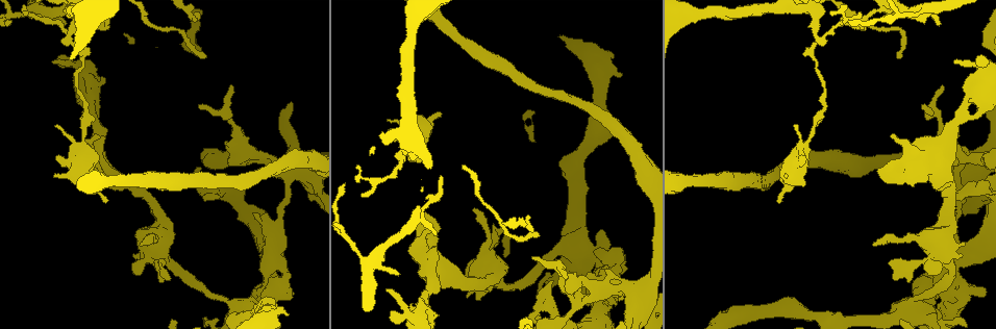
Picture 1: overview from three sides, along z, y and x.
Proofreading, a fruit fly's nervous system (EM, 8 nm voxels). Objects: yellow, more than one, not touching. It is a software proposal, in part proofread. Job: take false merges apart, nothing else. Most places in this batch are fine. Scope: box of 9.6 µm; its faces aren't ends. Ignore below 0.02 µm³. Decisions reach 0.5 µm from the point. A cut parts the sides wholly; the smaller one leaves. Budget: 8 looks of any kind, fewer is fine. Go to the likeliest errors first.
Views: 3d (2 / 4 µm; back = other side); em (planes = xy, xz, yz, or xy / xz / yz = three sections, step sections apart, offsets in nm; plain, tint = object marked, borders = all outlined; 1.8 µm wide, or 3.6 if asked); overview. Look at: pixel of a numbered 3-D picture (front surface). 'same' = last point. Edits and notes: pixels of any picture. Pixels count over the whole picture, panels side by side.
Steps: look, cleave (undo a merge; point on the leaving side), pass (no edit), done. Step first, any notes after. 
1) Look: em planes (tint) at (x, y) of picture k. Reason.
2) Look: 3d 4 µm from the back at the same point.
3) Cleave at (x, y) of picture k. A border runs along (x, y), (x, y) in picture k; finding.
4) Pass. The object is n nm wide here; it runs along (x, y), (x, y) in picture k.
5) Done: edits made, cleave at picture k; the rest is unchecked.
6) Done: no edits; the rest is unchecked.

Look: em 3.6 µm yz step 16 (tint) at (266, 279) of picture 1.

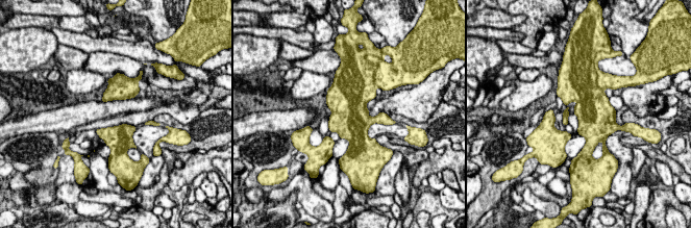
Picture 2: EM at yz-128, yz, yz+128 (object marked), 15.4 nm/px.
Look: em 3.6 µm planes (tint) at the same point.

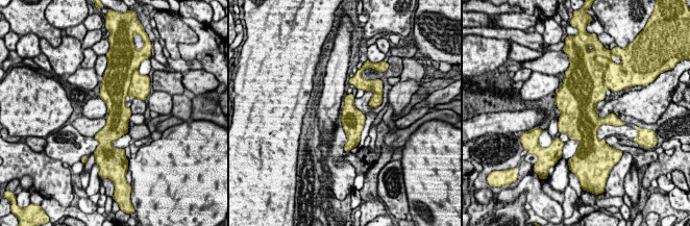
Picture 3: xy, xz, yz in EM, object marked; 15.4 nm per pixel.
Cleave at (117, 78) of picture 3. The object is 360 nm wide here; the part that leaves runs along (111, 84), (115, 128), (105, 144) in picture 3; two neurons meet here.

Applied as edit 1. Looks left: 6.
Look: overview.

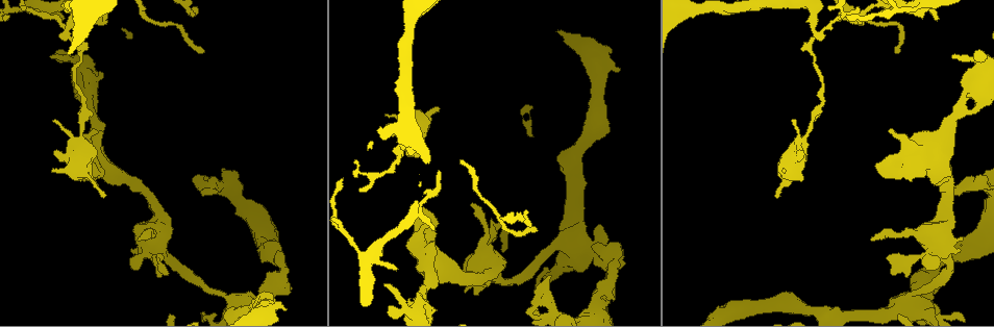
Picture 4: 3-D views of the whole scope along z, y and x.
Look: 3d 4 µm at (815, 34) of picture 4. Three arms meet.

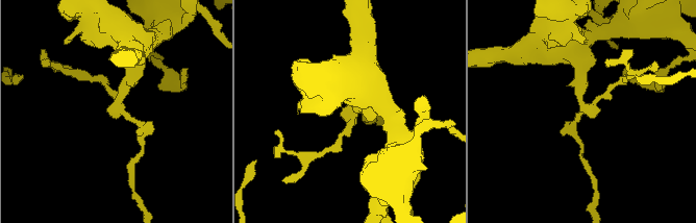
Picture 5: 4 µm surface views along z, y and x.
Look: em planes (tint) at (352, 110) of picture 5. 3 arms meet here; shape alone is not enough.

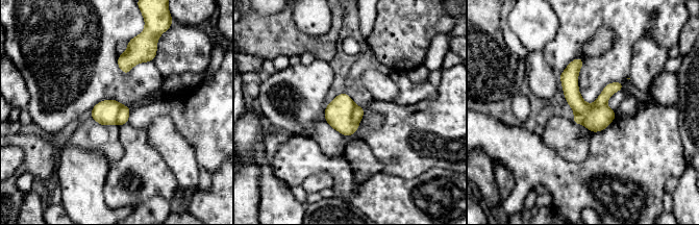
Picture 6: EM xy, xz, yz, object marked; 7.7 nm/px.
Cleave at (123, 116) of picture 6. A border runs along (122, 105), (117, 124) in picture 6; a second neuron is stuck on.

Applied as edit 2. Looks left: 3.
Done: edits made, cleave at picture 3, cleave at picture 6; the rest is unchecked.

